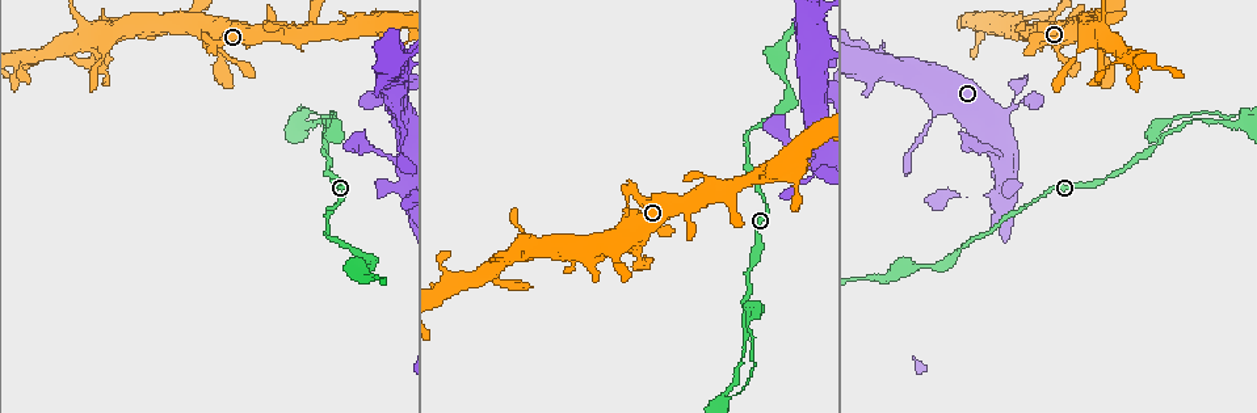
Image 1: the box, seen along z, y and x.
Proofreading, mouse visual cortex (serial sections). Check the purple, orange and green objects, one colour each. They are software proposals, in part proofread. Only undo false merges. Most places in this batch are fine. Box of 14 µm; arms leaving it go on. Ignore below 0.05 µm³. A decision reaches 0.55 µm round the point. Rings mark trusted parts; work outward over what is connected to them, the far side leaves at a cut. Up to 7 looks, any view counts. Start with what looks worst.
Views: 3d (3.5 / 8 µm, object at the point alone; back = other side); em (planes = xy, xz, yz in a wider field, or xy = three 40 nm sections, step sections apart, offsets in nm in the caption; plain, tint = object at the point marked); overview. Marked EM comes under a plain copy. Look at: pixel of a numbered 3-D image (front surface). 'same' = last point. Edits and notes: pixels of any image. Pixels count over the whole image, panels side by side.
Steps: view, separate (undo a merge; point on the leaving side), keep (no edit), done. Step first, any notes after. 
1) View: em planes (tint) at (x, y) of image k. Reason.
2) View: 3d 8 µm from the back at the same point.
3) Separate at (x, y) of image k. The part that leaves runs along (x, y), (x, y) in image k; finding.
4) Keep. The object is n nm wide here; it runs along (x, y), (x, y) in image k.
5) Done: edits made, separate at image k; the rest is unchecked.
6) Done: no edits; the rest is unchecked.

View: 3d 8 µm at (324, 140) of image 1. A narrow waist.

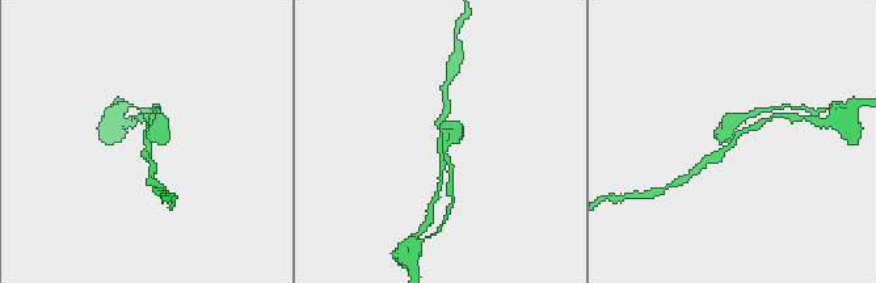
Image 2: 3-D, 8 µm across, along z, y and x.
View: em planes (tint) at (736, 141) of image 2. Need the tissue.

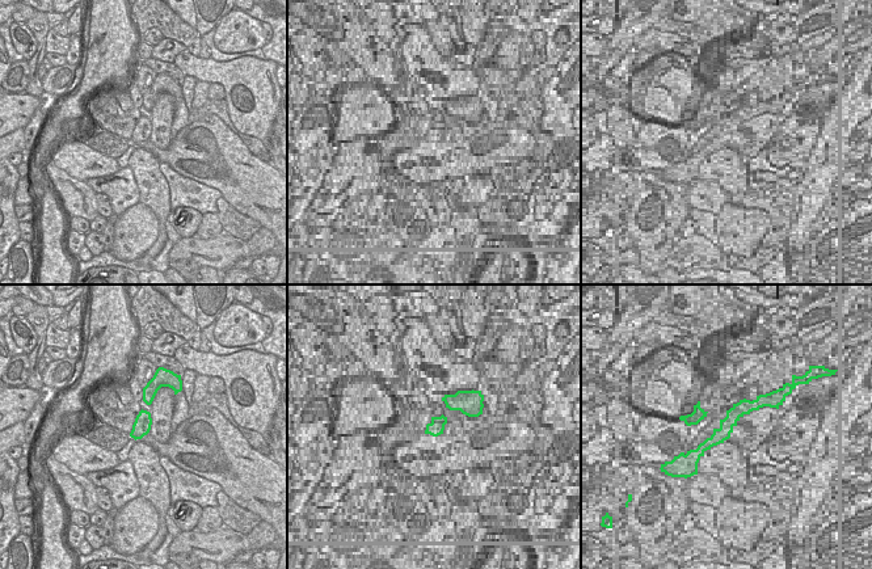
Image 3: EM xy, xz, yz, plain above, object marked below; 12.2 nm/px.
Keep. It runs along (707, 160), (719, 159), (744, 130), (769, 119) in image 2; one cell here.

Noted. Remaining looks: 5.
View: 3d 3.5 µm at (1011, 106) of image 1. Thick turns thin.

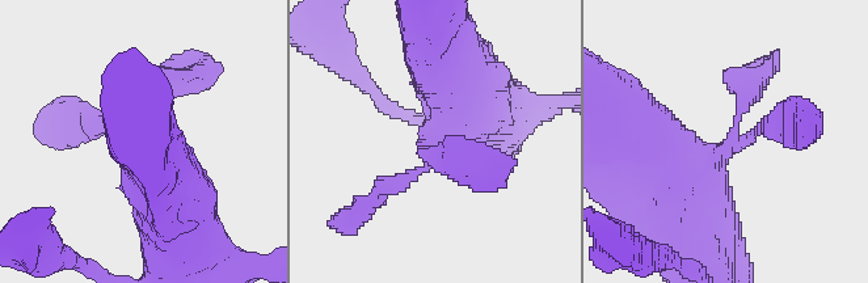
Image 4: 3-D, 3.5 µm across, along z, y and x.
View: em xy step 1 (tint) at (436, 143) of image 4.

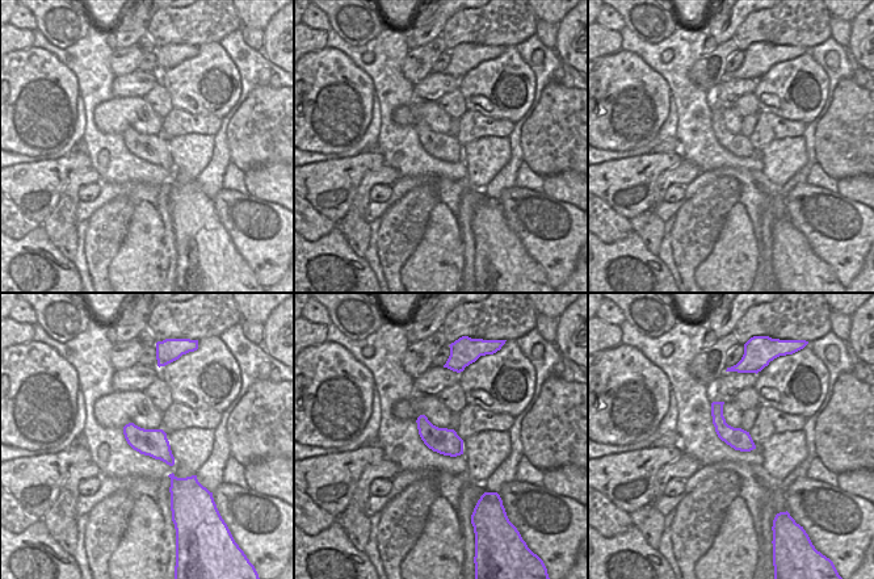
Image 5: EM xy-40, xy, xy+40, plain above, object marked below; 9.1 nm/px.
Keep. The object is 240 nm wide here; it runs along (668, 184), (734, 143), (751, 79) in image 4; one cell here.

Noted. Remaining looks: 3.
View: 3d 3.5 µm at (1037, 45) of image 1. Abrupt turn.

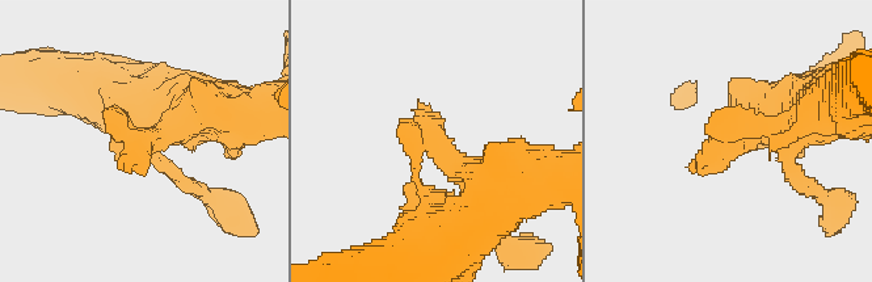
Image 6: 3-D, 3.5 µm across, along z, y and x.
View: em xy step 3 (tint) at (728, 137) of image 6.

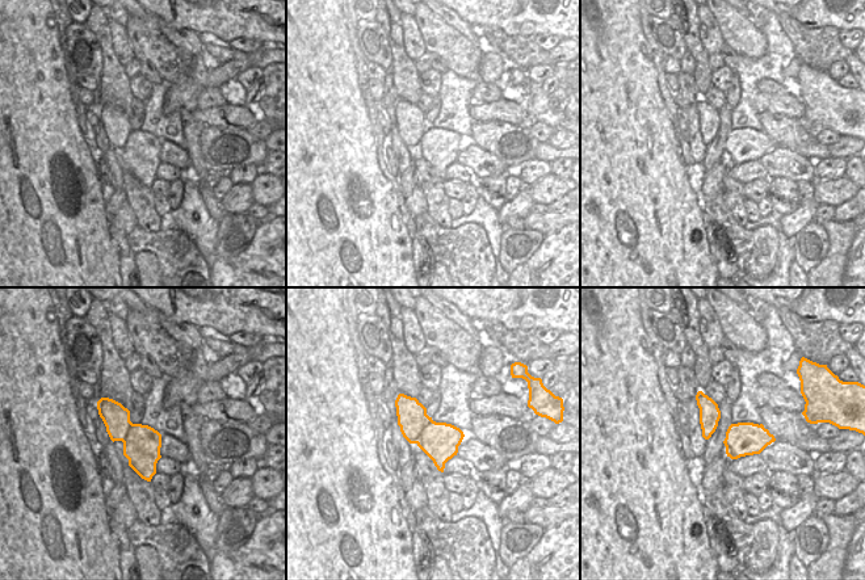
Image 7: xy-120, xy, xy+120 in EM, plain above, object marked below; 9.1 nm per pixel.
Keep. It runs along (484, 201), (428, 140), (416, 173) in image 6; continuous, no second cell.

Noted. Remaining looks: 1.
Done: no edits; the rest is unchecked.

